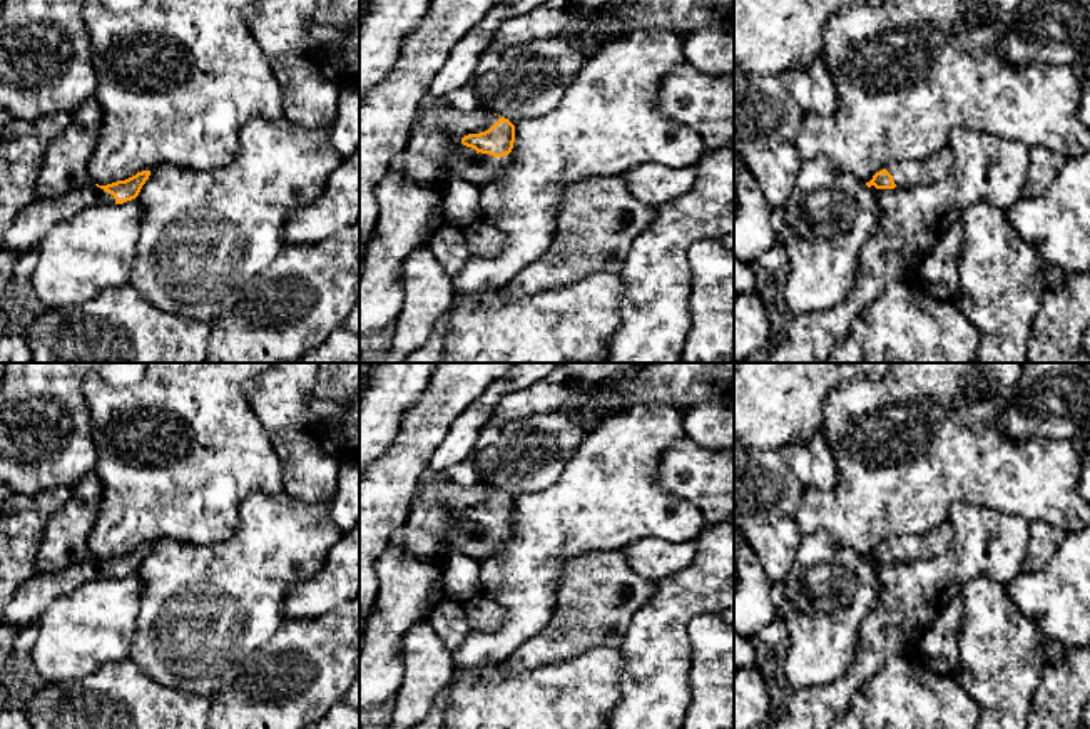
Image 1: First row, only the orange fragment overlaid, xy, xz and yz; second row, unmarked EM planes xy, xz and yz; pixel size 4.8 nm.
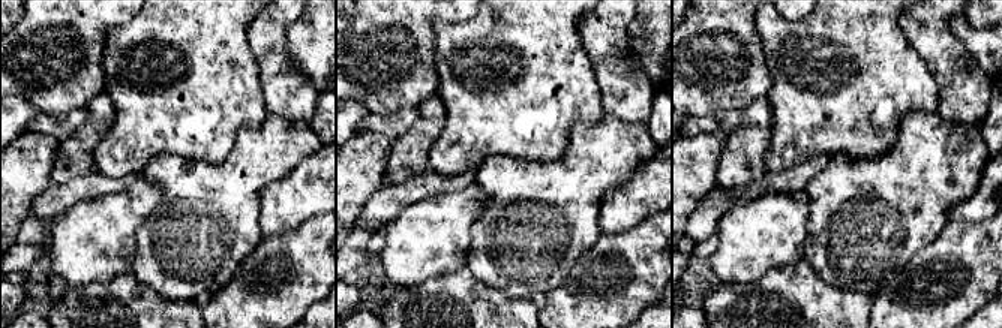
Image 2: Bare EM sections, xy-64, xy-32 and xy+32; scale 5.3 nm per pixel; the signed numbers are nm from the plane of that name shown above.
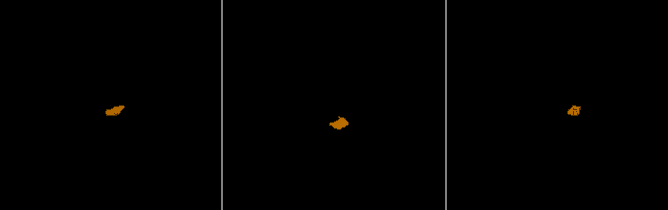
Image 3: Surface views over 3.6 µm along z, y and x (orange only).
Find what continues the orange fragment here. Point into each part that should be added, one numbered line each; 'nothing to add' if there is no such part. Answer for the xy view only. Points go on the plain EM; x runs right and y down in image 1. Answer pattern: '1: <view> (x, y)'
1: xy (40, 589)

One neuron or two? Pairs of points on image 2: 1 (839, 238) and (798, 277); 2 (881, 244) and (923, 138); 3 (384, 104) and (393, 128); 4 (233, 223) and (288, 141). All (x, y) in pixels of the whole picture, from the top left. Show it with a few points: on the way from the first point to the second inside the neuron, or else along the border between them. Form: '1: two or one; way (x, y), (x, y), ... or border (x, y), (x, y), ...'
1: two; border (803, 258), (825, 280), (839, 285)
2: one; way (884, 217), (923, 177), (923, 165)
3: two; border (416, 107), (407, 107), (387, 114), (371, 114)
4: one; way (233, 202), (233, 196), (267, 162)

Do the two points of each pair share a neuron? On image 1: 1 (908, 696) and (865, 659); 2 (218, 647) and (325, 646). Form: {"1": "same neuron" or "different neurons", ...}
{"1": "different neurons", "2": "different neurons"}

